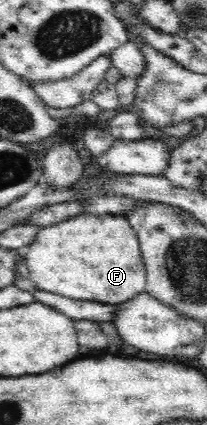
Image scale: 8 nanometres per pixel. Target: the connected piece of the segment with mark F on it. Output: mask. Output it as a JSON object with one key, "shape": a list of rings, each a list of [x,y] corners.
{"shape":[[[84,213],[41,228],[23,253],[36,290],[100,304],[124,303],[144,292],[144,264],[138,237],[122,215]]]}

